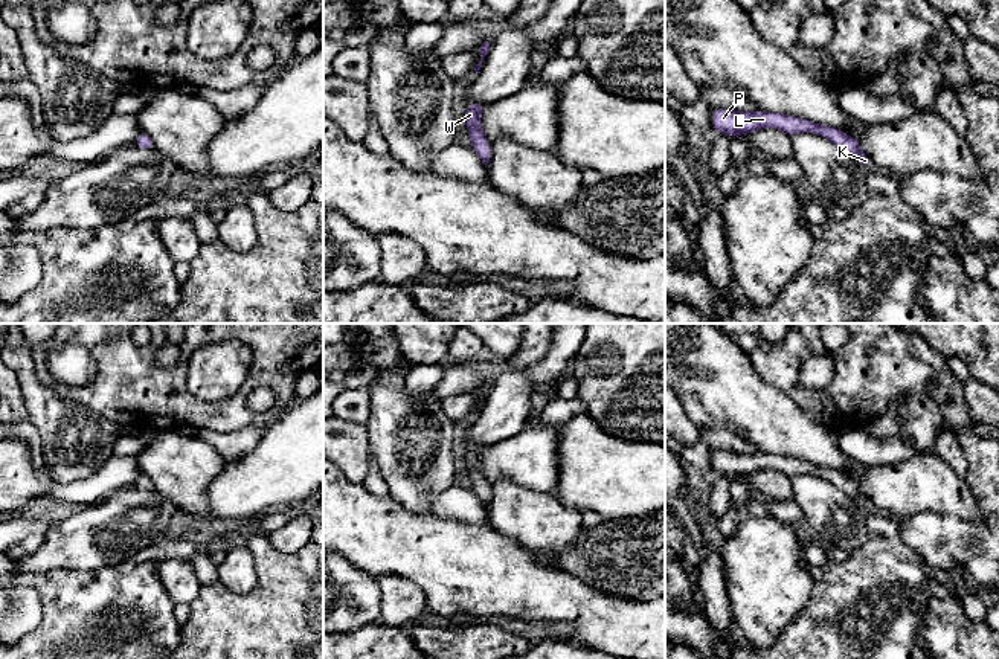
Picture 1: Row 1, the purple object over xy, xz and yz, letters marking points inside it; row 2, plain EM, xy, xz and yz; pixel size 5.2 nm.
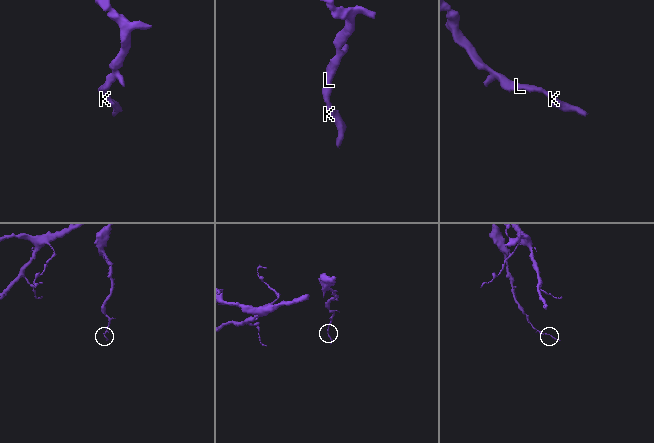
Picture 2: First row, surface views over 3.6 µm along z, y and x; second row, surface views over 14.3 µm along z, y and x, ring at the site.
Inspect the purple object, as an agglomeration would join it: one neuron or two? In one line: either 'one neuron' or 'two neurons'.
one neuron

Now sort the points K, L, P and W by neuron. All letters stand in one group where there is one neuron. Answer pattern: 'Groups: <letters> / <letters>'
Groups: K L P W

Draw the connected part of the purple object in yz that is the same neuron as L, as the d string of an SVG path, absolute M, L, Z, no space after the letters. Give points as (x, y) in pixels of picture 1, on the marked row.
M715 108L711 111L712 128L729 137L752 133L761 128L775 127L789 136L796 133L814 133L834 142L845 153L853 156L863 165L869 165L869 159L860 149L859 140L850 137L846 133L827 125L818 125L807 119L801 119L782 113L767 111L732 111L726 108Z

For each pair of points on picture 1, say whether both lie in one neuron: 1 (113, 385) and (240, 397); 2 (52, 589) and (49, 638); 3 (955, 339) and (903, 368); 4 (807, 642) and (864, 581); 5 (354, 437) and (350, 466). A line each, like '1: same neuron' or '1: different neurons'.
1: same neuron
2: same neuron
3: different neurons
4: same neuron
5: same neuron

